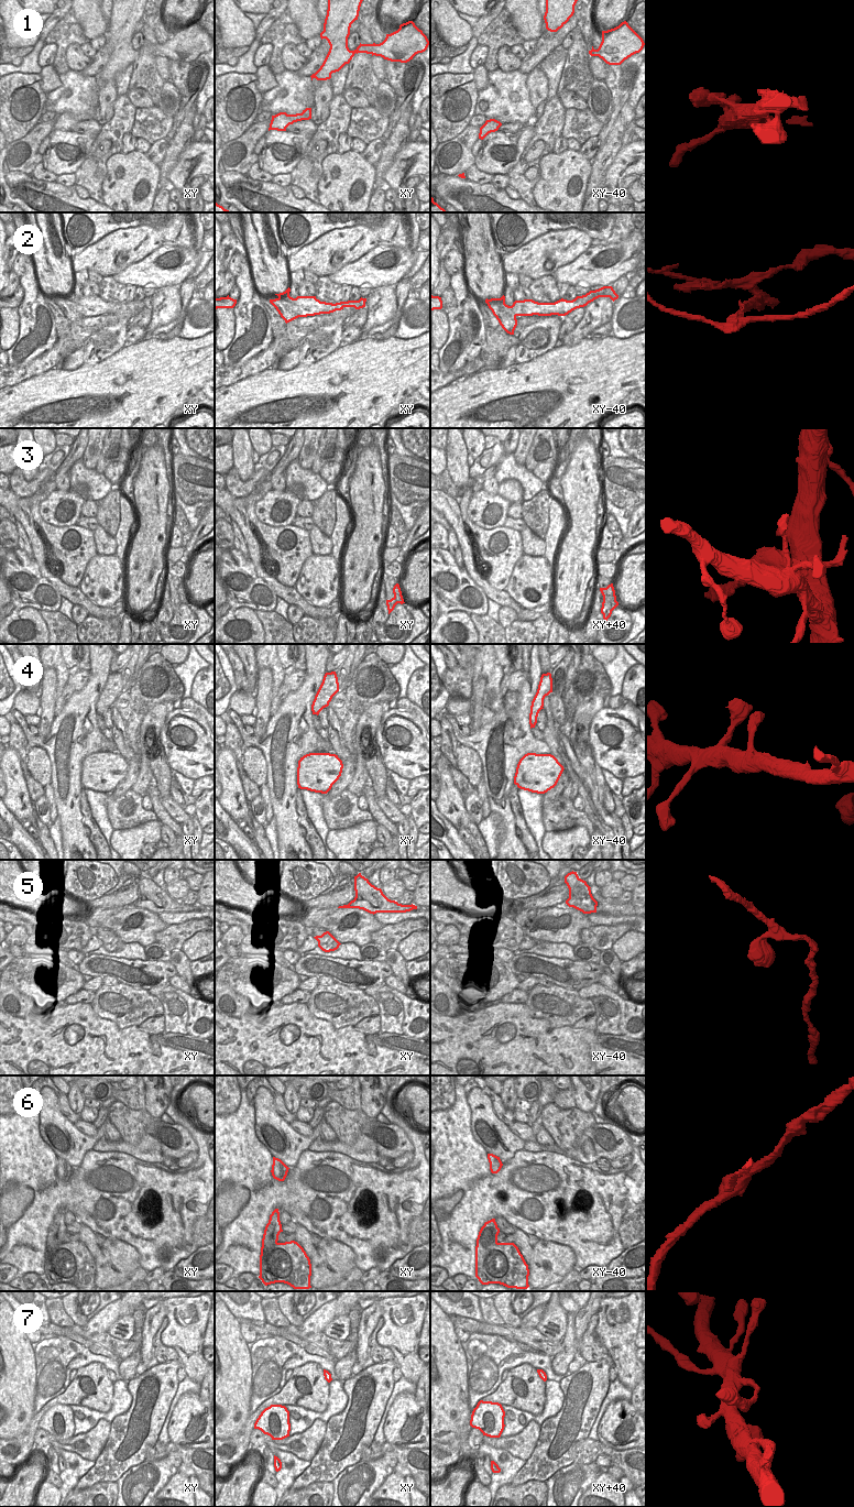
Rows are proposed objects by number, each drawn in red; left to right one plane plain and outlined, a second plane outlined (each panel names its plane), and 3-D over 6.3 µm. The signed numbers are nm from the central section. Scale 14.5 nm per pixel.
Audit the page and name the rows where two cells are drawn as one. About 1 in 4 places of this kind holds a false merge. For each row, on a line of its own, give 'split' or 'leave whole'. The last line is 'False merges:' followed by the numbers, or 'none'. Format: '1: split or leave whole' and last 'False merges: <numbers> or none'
1: leave whole
2: split
3: split
4: leave whole
5: leave whole
6: split
7: leave whole
False merges: 2, 3, 6

